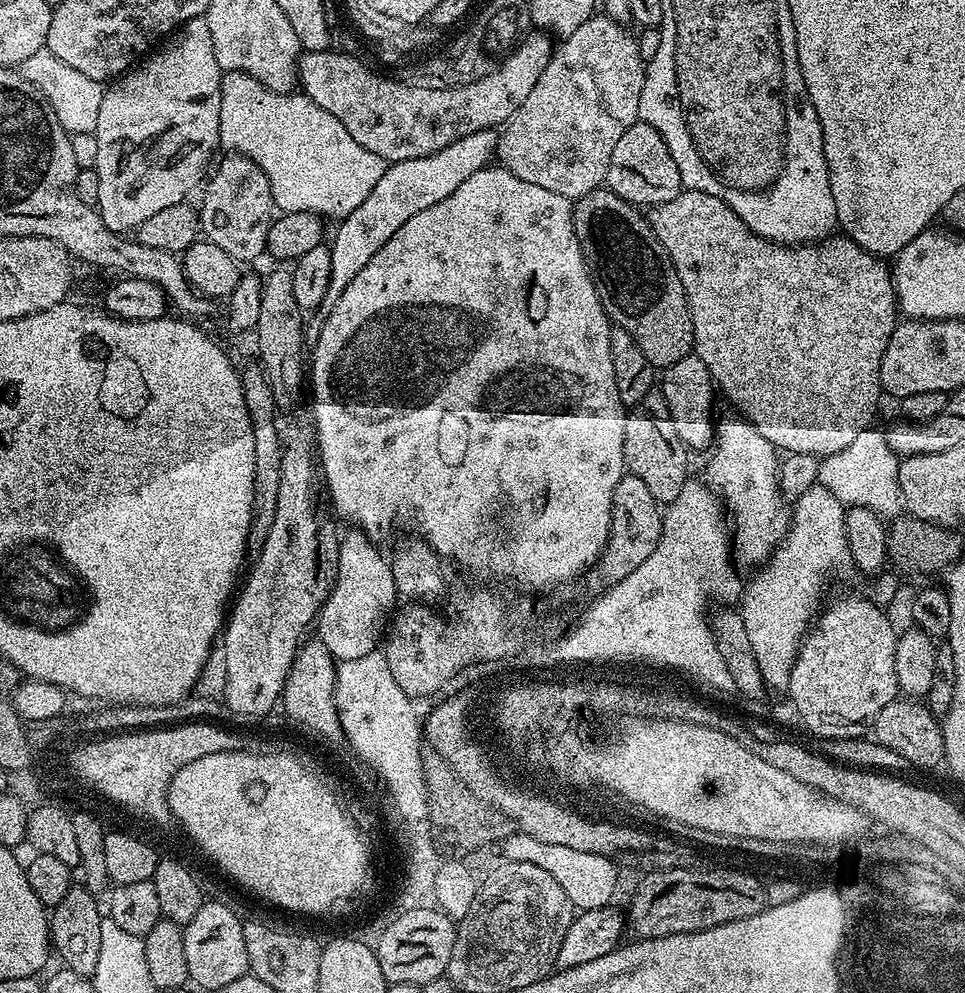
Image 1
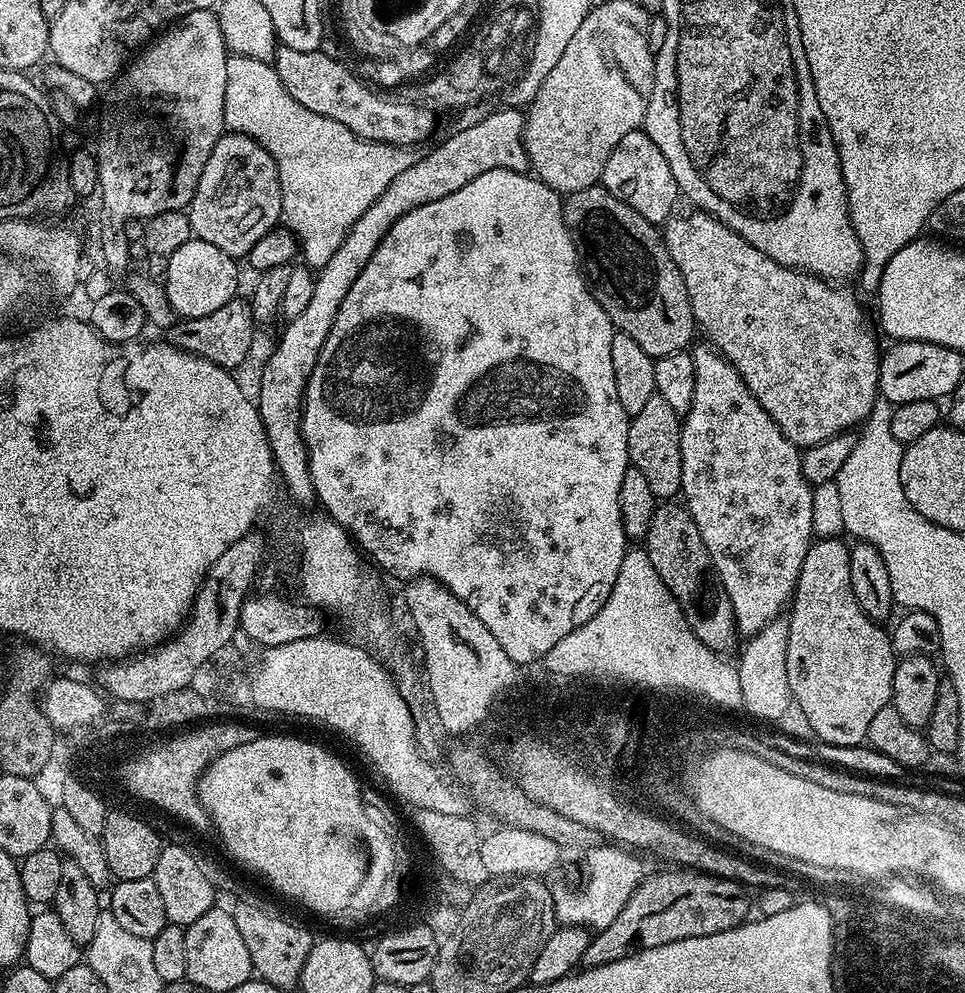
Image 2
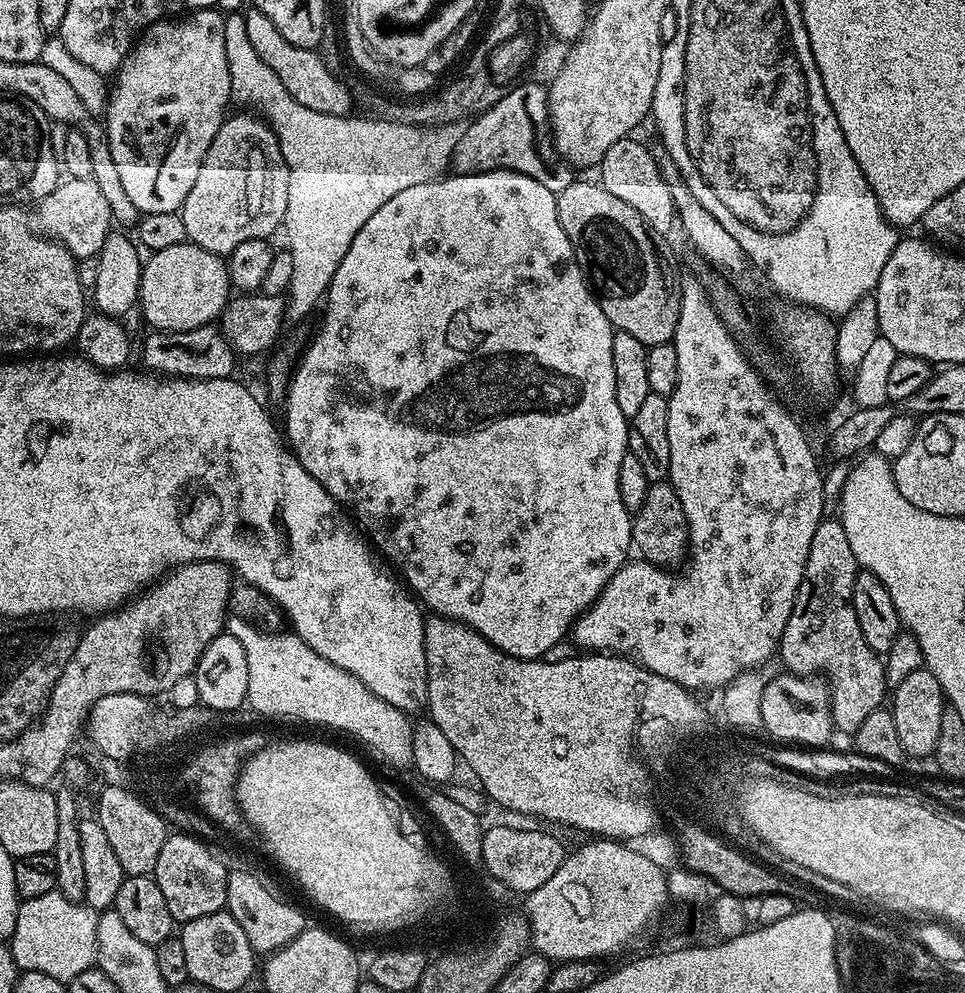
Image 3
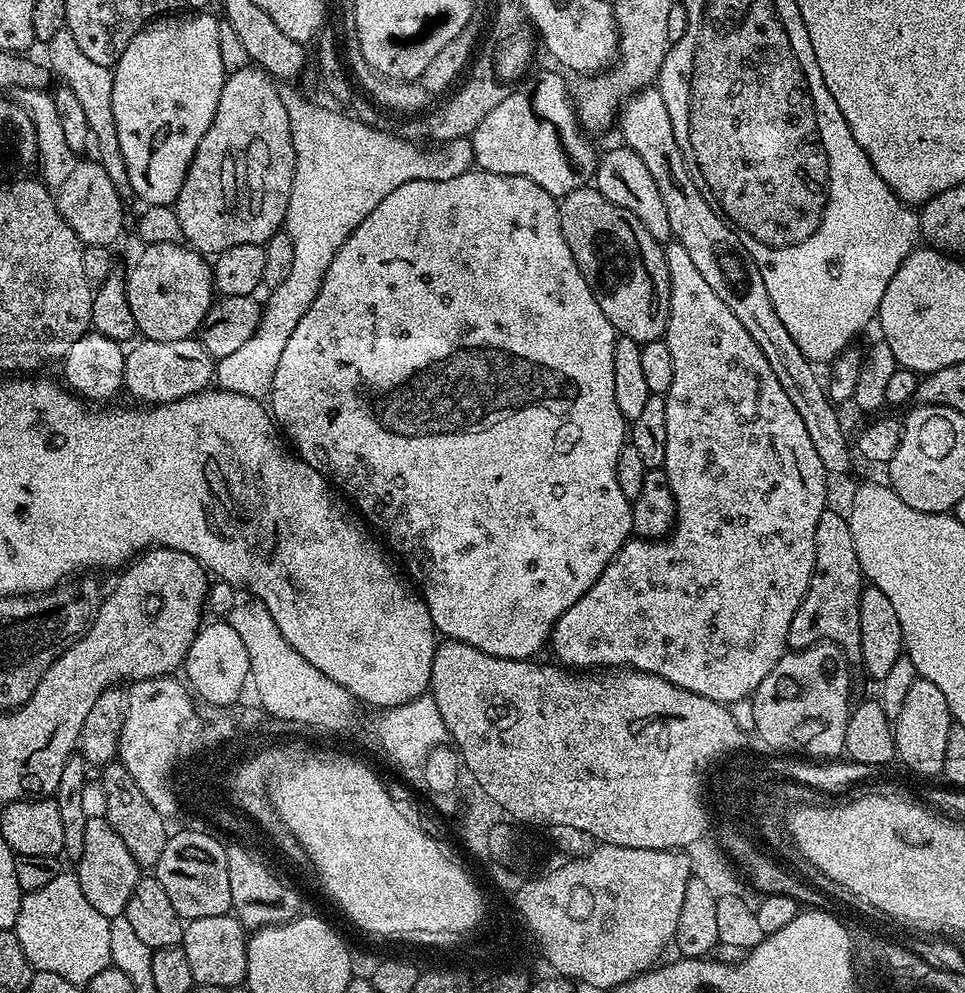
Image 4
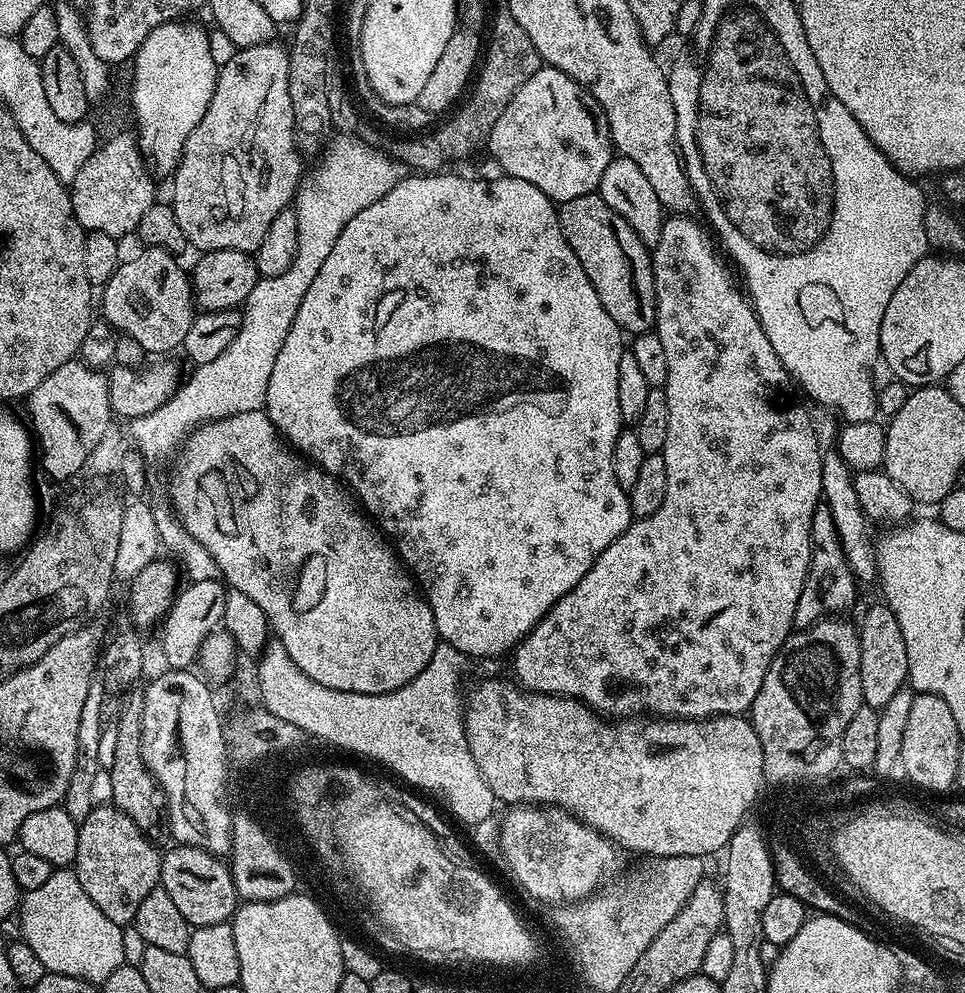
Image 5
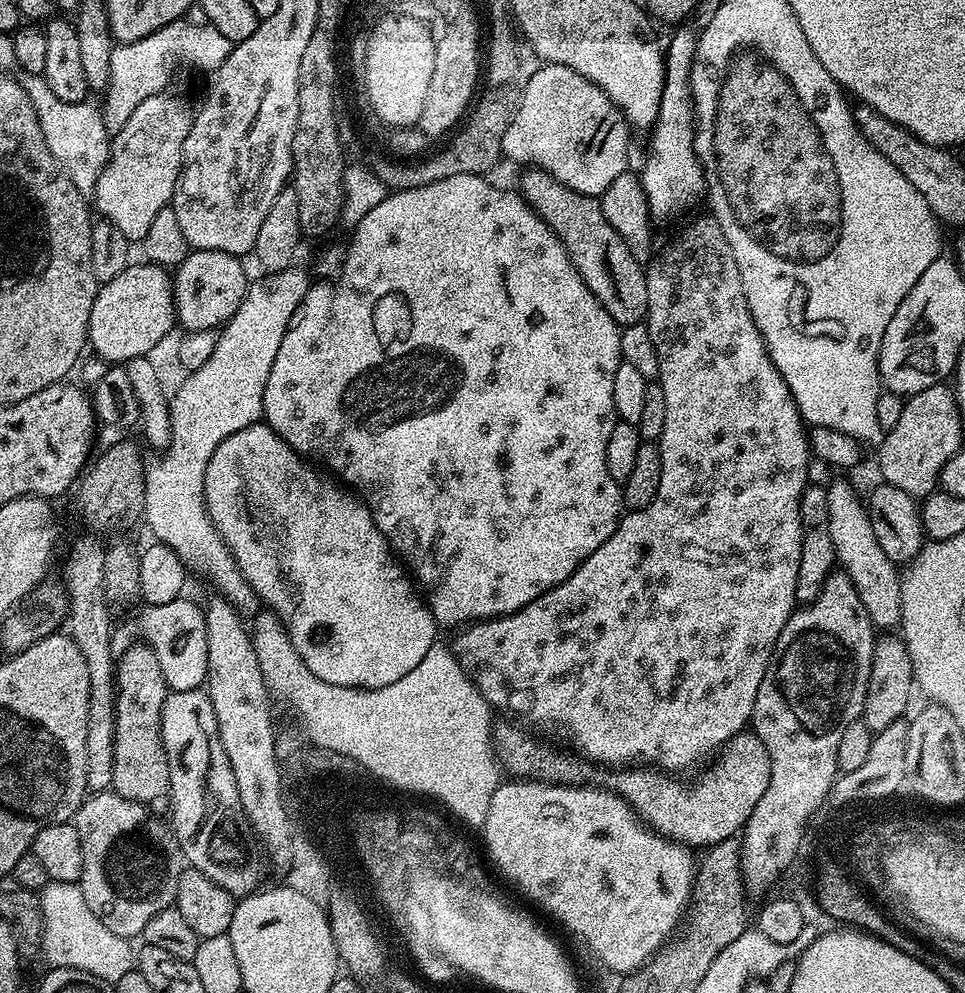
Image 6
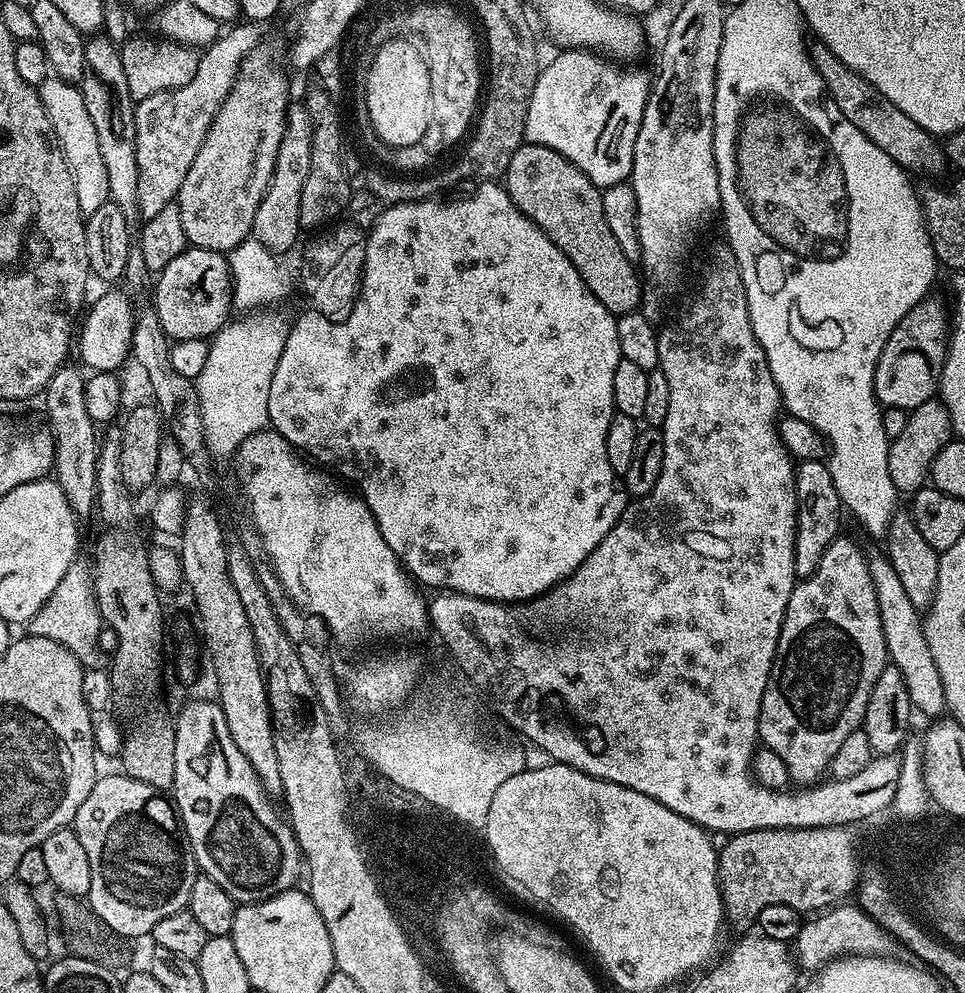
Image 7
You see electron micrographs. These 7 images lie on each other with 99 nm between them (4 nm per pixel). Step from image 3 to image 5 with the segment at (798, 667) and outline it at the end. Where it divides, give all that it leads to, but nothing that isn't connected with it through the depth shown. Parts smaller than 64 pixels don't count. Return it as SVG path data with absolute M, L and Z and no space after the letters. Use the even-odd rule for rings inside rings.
M822 502L814 510L812 519L810 570L802 586L802 598L798 598L798 606L794 610L795 627L797 629L809 628L819 620L844 614L847 608L852 608L856 604L856 588L858 588L858 581L847 564L846 554L843 553L839 542L838 530L834 526L833 515L827 505Z

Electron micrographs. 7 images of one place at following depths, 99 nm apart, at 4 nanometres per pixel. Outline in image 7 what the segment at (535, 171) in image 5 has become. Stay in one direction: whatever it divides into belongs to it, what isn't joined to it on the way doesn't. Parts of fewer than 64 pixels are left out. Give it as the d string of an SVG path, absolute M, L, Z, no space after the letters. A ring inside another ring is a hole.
M564 50L556 55L560 56L554 57L548 65L545 63L536 78L530 106L526 110L525 141L562 154L601 190L611 184L625 183L632 174L634 142L638 138L638 126L642 126L642 114L648 101L649 73L647 76L640 68L631 72L628 69L631 67L609 62L603 55L591 50Z

